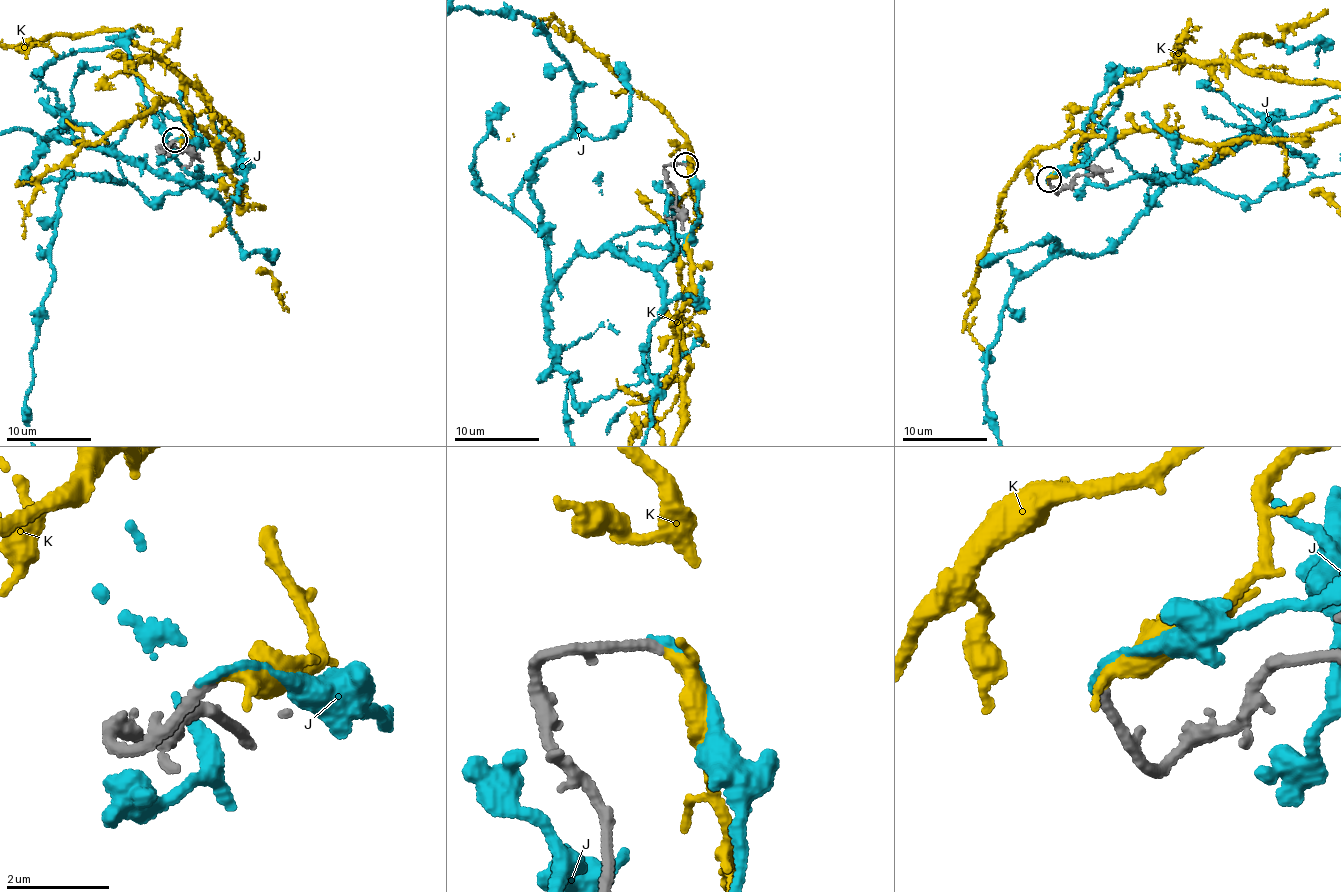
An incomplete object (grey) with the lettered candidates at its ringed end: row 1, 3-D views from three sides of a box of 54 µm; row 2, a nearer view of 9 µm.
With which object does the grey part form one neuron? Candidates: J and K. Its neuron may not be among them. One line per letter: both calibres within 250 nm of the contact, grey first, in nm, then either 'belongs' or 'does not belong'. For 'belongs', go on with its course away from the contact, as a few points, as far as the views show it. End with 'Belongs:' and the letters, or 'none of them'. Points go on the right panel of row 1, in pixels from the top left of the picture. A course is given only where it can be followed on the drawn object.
J: 200 nm thick on the grey side, 150 nm on the other; does not belong
K: 200 nm thick on the grey side, 280 nm on the other; belongs
Belongs: K

